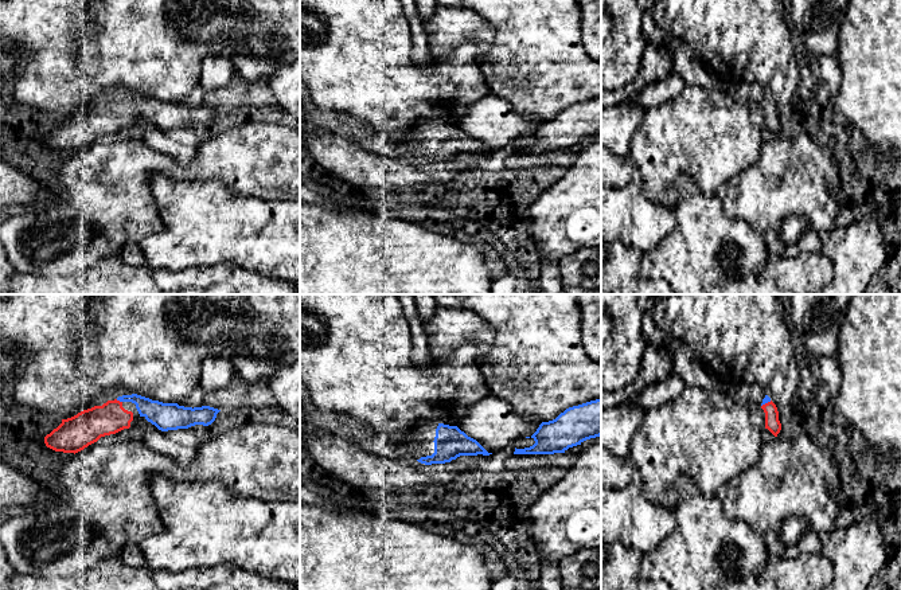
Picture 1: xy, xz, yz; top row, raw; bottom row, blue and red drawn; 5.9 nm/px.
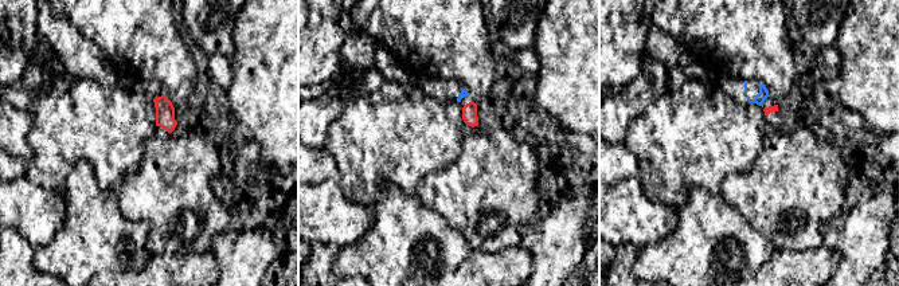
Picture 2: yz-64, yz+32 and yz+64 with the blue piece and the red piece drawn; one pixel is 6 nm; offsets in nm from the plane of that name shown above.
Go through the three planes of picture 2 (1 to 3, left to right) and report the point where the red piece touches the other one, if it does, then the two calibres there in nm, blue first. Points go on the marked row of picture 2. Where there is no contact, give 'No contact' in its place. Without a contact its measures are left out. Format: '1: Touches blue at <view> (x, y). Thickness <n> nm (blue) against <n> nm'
1: No contact
2: No contact
3: No contact

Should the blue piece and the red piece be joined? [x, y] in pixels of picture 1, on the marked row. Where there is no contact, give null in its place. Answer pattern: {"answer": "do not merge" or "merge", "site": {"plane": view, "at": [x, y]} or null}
{"answer": "merge", "site": {"plane": "xy", "at": [119, 399]}}

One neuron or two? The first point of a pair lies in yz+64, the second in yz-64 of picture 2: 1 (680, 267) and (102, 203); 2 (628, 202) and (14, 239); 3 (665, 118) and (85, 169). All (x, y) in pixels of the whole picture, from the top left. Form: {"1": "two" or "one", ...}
{"1": "one", "2": "two", "3": "two"}

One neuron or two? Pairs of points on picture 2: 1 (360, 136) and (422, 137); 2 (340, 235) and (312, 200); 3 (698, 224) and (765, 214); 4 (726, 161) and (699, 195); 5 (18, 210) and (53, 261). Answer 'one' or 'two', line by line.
1: one
2: one
3: two
4: two
5: two

